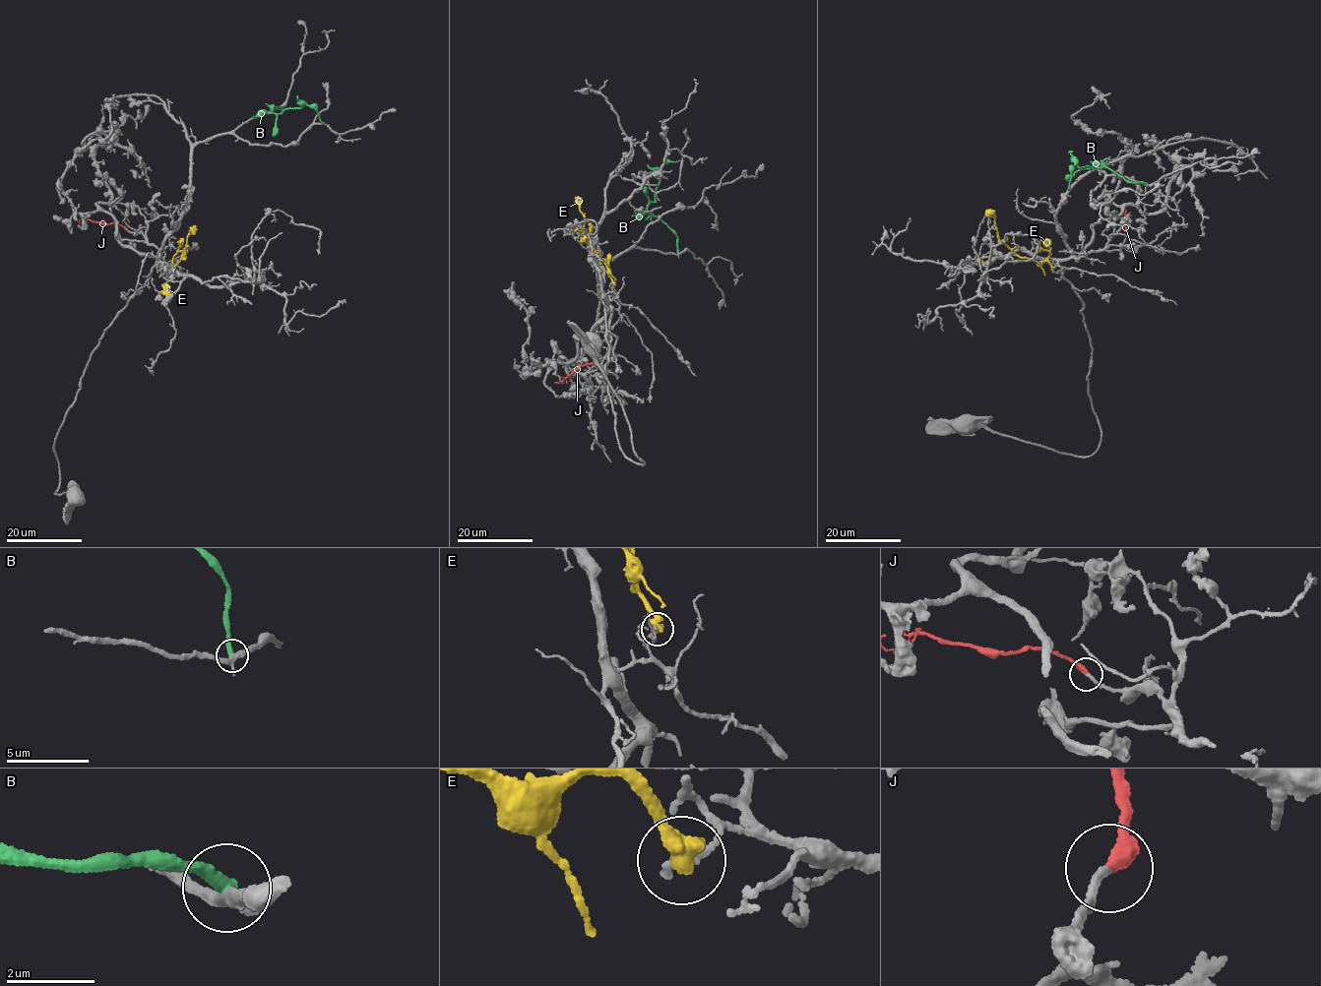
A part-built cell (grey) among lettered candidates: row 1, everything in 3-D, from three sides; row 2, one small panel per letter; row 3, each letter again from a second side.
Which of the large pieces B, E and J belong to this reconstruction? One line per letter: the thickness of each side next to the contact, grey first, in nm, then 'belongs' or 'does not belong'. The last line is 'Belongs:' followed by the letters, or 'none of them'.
B: 320 nm thick on the grey side, 340 nm on the other; does not belong
E: 180 nm thick on the grey side, 500 nm on the other; does not belong
J: 190 nm thick on the grey side, 360 nm on the other; belongs
Belongs: J

